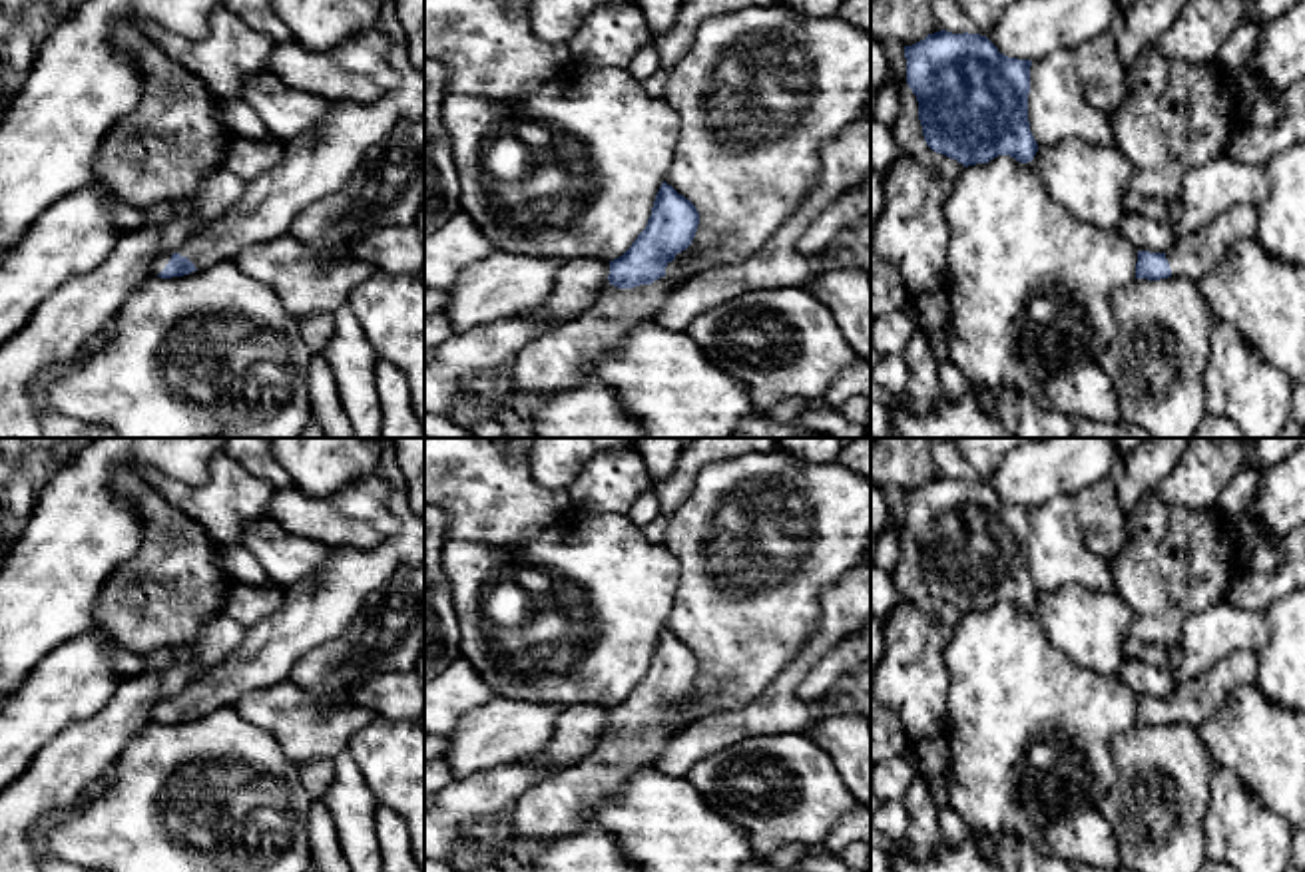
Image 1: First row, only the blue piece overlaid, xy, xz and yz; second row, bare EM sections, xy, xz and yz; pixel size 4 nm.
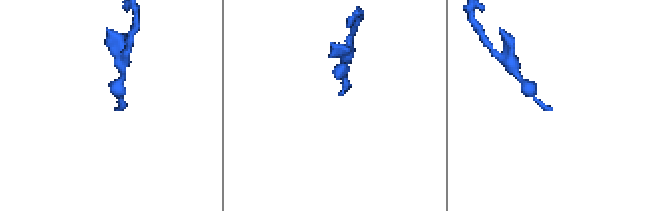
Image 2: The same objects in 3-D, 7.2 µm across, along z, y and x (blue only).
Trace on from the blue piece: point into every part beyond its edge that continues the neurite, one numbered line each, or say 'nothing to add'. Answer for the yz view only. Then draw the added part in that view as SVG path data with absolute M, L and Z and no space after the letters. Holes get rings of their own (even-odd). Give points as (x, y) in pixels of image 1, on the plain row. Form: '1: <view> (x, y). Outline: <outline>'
1: yz (1194, 701). Outline: M1233 651L1221 657L1203 675L1175 683L1166 699L1174 723L1185 723L1195 729L1215 715L1229 695L1249 683L1257 683L1259 657L1253 651Z

